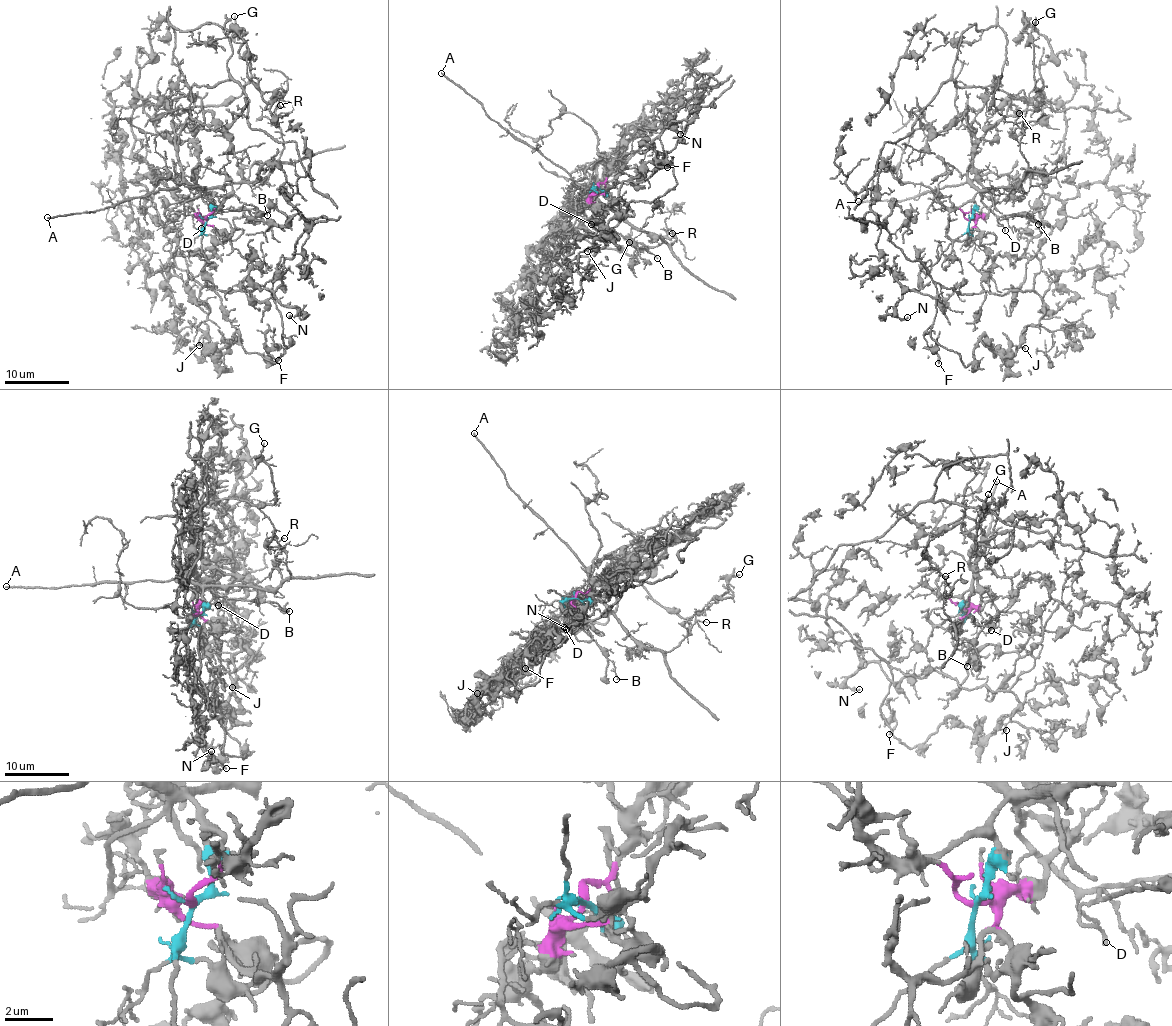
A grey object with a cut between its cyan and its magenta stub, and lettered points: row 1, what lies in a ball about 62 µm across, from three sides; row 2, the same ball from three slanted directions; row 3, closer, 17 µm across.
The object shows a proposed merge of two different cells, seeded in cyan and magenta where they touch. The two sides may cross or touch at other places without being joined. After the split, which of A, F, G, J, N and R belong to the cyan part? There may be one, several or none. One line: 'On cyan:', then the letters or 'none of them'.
On cyan: A, G, R

